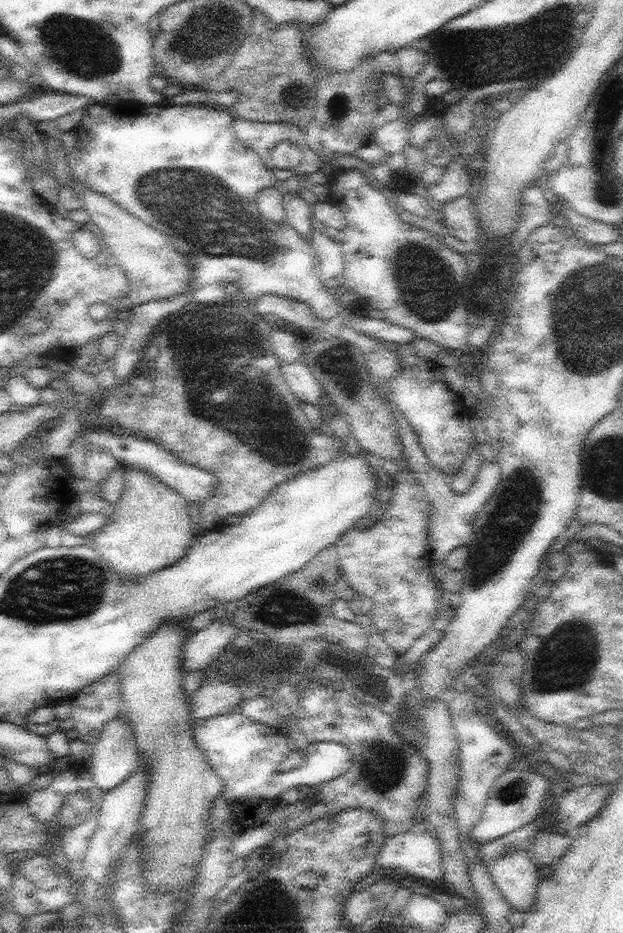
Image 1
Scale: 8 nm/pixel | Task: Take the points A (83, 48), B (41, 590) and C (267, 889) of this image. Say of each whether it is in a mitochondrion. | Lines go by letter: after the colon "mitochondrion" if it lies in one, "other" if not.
A: mitochondrion
B: mitochondrion
C: mitochondrion

